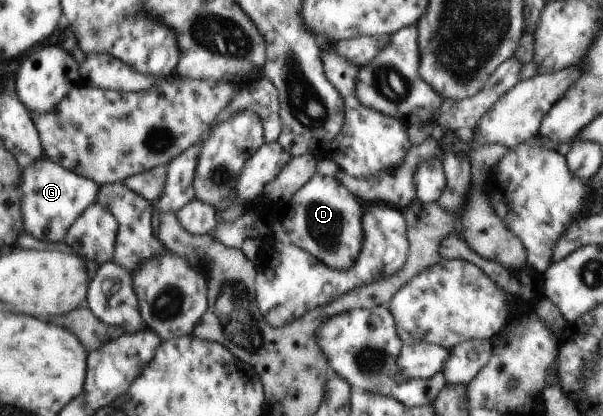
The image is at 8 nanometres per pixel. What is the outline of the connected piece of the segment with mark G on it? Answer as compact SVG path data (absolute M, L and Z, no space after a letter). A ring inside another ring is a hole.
M48 156L35 162L30 168L23 169L22 180L24 180L22 210L26 231L44 242L53 243L66 240L76 221L98 201L102 186L91 178L54 162Z

